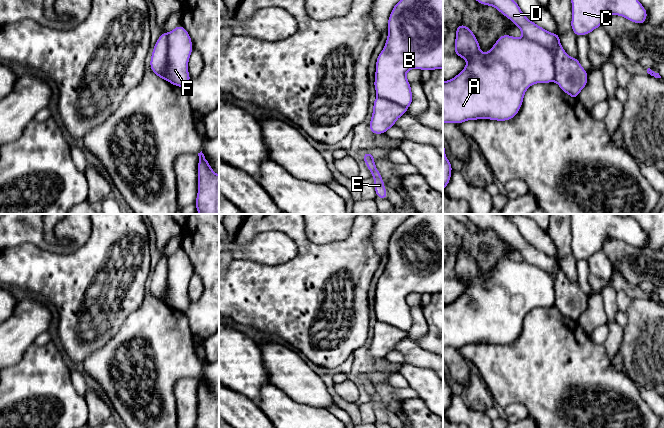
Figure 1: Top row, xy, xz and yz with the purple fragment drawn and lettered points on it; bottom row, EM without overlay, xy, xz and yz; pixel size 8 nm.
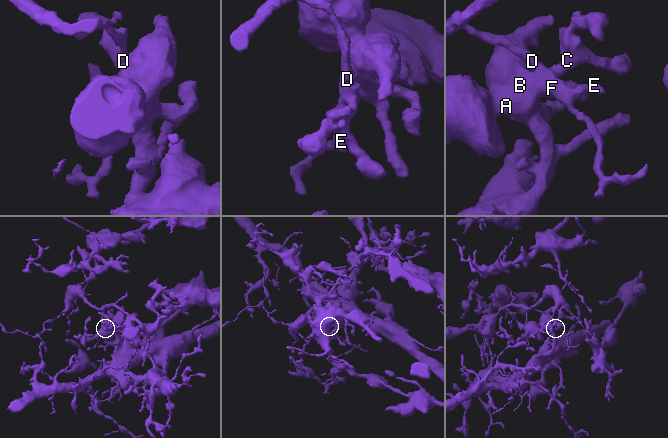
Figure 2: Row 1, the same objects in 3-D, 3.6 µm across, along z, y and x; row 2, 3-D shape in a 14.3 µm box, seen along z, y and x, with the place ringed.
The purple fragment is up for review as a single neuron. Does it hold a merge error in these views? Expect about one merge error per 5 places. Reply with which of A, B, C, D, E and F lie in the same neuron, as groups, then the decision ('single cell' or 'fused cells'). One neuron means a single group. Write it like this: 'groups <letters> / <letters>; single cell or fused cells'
groups A B C D E F; single cell

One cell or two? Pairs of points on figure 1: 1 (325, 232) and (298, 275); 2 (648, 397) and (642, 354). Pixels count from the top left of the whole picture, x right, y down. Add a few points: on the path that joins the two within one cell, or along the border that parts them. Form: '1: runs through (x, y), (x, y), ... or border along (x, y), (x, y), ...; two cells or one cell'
1: border along (304, 224), (305, 235), (313, 242), (341, 240); two cells
2: border along (636, 383), (653, 390); two cells

